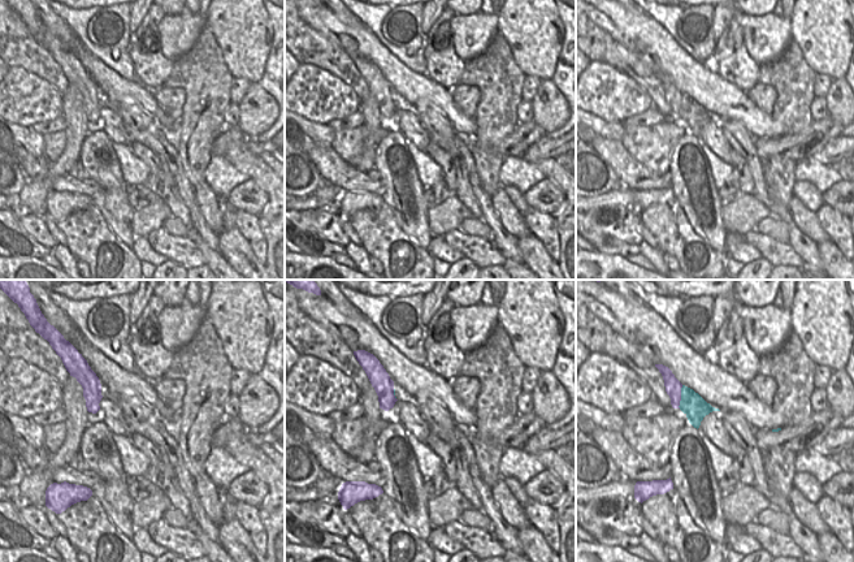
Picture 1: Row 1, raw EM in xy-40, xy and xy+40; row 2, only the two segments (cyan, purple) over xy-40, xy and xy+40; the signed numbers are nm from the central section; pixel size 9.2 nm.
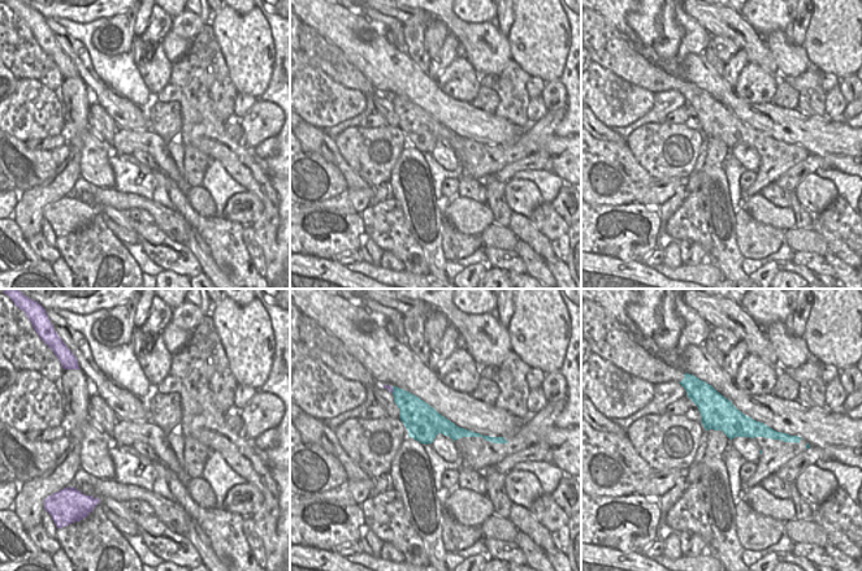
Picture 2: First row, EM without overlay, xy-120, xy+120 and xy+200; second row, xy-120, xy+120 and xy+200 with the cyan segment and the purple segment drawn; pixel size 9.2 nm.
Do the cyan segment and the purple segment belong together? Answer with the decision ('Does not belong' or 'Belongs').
Does not belong

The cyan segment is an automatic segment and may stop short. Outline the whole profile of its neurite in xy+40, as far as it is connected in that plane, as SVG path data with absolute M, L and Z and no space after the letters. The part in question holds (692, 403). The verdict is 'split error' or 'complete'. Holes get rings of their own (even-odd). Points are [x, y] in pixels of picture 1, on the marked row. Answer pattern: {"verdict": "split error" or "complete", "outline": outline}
{"verdict": "split error", "outline": "M682 385L680 410L689 423L703 433L724 454L731 455L732 438L720 420L720 410L707 403L693 389Z"}

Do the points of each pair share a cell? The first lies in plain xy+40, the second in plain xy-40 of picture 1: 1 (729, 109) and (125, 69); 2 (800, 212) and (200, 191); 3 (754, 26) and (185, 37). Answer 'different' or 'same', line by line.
1: different
2: same
3: same

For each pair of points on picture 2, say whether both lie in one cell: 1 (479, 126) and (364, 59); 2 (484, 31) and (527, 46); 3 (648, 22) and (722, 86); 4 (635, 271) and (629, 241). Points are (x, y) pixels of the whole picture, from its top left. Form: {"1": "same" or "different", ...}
{"1": "same", "2": "different", "3": "different", "4": "different"}

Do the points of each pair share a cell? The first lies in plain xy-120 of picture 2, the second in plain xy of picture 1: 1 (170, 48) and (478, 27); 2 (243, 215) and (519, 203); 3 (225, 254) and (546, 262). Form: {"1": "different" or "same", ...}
{"1": "same", "2": "different", "3": "same"}

